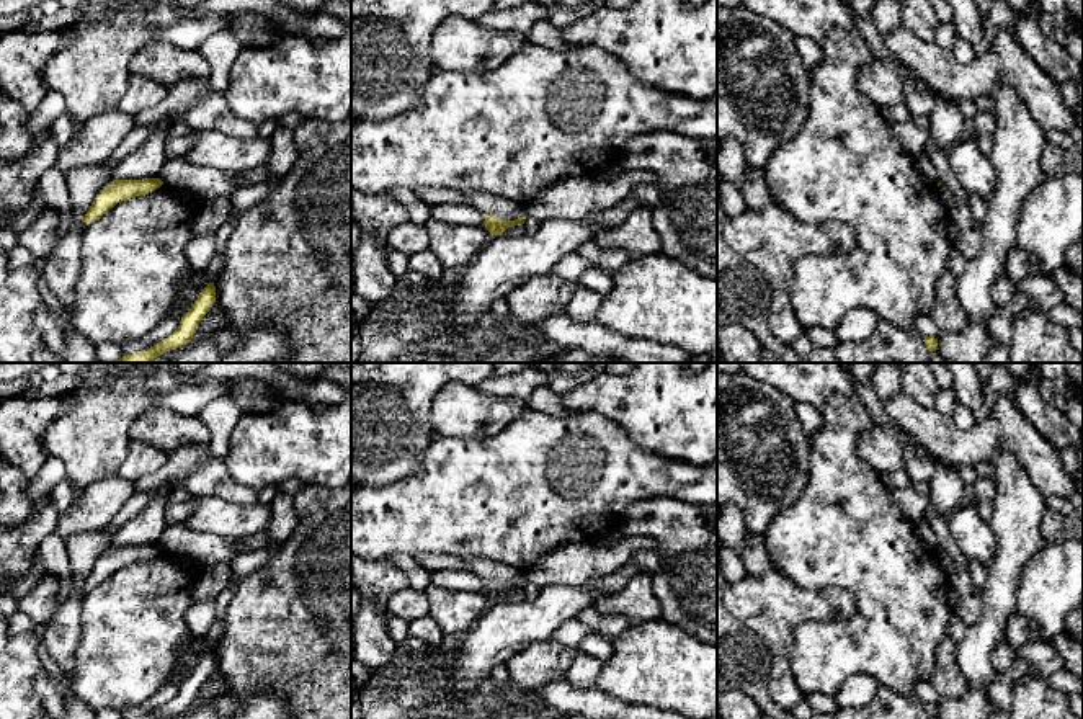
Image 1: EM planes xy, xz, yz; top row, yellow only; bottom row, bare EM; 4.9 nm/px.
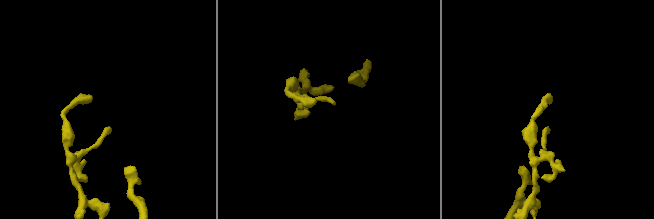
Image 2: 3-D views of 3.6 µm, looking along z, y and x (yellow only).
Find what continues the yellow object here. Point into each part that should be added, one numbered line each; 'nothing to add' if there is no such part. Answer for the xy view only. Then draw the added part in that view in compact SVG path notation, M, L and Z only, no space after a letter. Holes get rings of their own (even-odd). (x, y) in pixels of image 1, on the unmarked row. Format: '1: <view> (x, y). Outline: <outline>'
nothing to add

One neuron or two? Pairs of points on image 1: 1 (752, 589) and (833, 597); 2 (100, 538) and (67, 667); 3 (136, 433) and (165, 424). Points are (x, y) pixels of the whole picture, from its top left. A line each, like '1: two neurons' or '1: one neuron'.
1: one neuron
2: one neuron
3: one neuron

